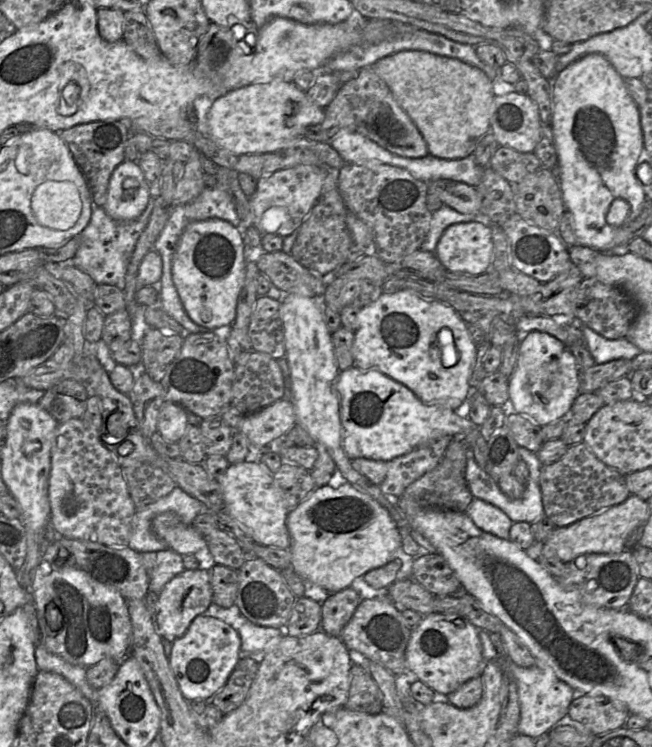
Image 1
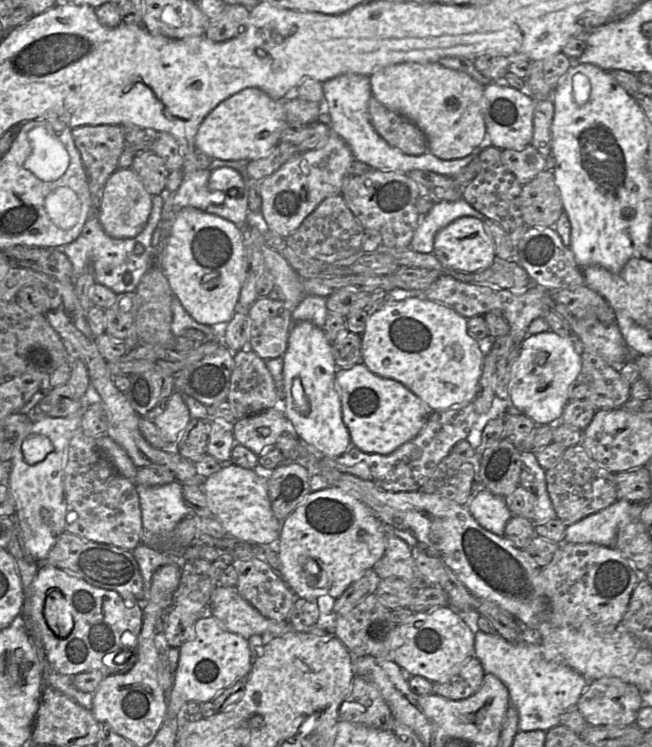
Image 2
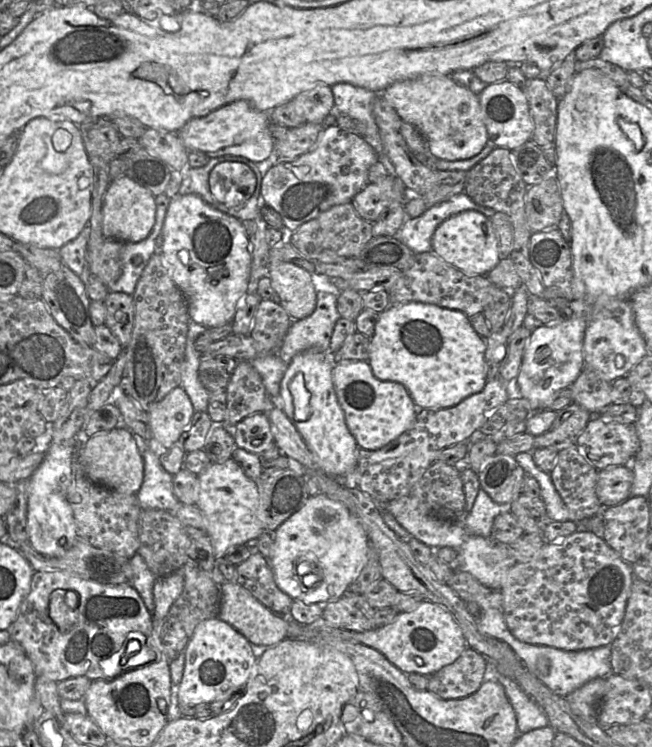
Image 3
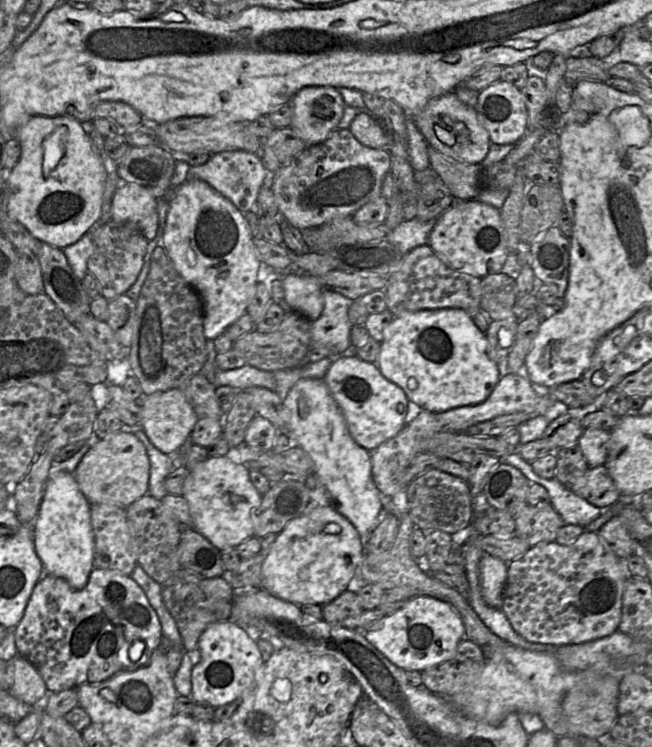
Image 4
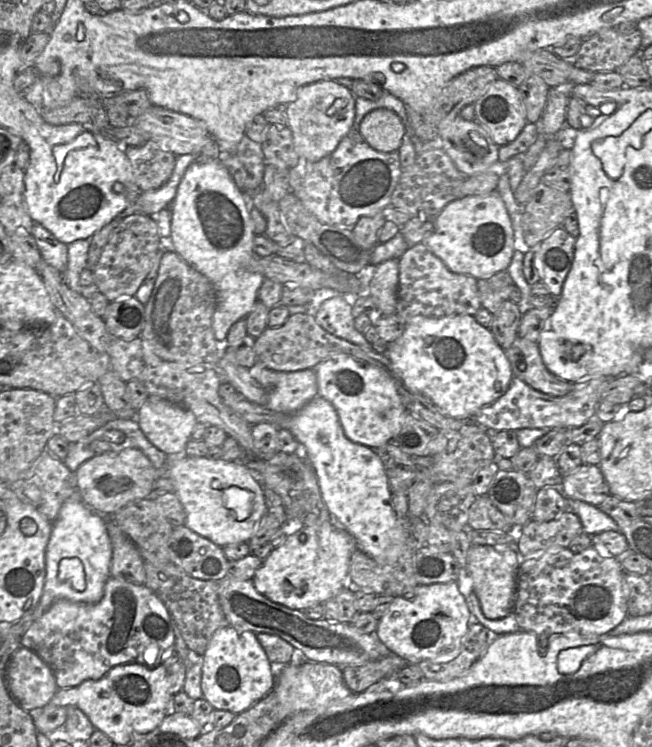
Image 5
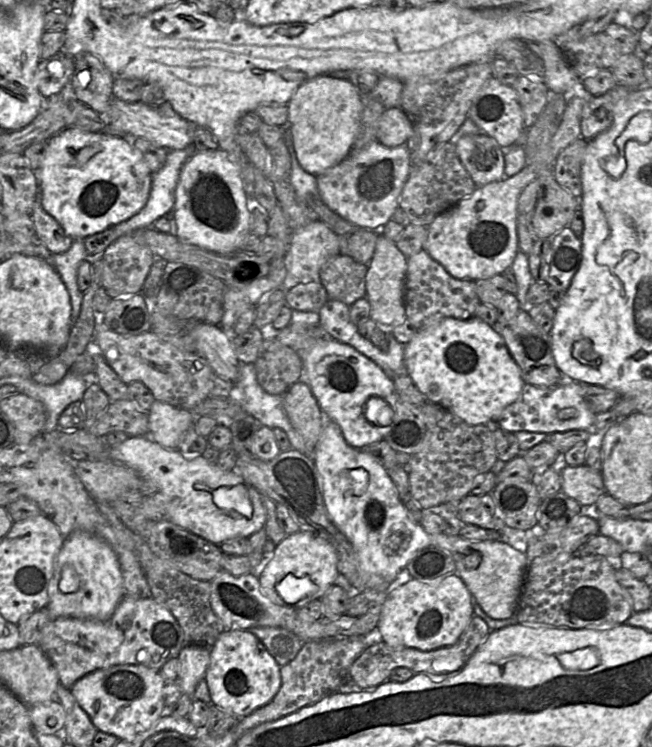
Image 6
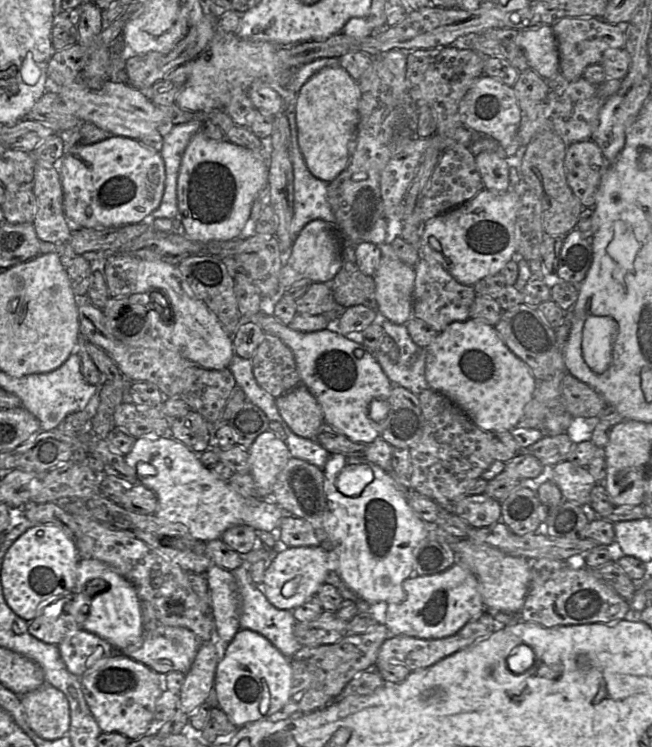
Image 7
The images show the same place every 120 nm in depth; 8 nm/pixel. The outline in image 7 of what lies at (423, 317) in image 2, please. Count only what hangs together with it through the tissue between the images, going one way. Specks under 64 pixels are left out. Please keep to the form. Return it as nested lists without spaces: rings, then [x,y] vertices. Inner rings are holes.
[[[474,318],[453,322],[424,349],[425,378],[430,389],[448,397],[486,432],[511,432],[518,426],[537,380],[528,365],[505,345],[494,326]]]

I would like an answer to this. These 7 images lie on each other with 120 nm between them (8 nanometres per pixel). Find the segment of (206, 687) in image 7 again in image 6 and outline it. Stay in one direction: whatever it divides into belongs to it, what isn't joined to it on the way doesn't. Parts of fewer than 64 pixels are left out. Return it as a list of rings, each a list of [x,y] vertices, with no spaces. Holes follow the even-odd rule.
[[[187,644],[179,653],[179,683],[183,693],[192,696],[197,684],[205,679],[210,663],[210,648],[202,645]]]

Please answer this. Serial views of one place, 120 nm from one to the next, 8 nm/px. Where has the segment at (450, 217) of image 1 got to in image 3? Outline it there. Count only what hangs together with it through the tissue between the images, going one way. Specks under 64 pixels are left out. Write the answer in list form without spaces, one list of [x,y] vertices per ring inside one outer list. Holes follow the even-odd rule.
[[[464,192],[454,195],[446,201],[435,204],[416,218],[406,218],[395,238],[404,243],[415,254],[432,251],[432,236],[436,228],[447,218],[466,210],[475,210],[486,217],[492,217],[496,211],[476,204]]]

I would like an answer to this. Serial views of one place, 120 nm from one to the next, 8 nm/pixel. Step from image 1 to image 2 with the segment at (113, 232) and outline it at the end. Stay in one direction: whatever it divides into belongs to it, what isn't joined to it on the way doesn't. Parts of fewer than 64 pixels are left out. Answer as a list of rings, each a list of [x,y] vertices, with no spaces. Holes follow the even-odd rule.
[[[162,195],[152,196],[152,209],[144,229],[133,238],[113,238],[105,233],[98,215],[91,214],[80,235],[63,247],[63,253],[68,257],[73,268],[74,280],[81,275],[87,264],[92,264],[95,271],[95,281],[114,291],[116,294],[136,290],[144,273],[157,260],[156,249],[152,247],[153,233],[161,220],[164,199]]]

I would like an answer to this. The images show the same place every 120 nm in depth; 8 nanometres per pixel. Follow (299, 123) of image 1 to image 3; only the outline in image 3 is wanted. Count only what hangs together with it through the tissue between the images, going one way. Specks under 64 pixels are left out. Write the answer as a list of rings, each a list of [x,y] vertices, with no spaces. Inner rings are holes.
[[[237,100],[210,112],[206,116],[189,120],[176,134],[188,151],[201,151],[209,157],[225,155],[242,156],[248,160],[261,163],[273,155],[275,139],[269,132],[269,112],[256,110],[246,100]]]

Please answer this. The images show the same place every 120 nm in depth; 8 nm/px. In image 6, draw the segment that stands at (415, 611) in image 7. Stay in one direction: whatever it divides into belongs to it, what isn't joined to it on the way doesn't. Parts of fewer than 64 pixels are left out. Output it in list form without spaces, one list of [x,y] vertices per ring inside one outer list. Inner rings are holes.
[[[457,573],[432,581],[412,578],[388,591],[377,627],[389,646],[430,651],[453,645],[459,640],[474,616],[473,607],[474,598]]]

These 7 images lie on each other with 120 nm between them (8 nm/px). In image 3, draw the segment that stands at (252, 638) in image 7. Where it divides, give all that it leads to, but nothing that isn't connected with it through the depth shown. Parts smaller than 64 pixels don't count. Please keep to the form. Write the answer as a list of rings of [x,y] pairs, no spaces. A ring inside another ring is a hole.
[[[218,617],[200,622],[185,648],[183,677],[178,686],[171,689],[168,721],[182,717],[181,704],[210,704],[223,697],[232,688],[245,686],[256,663],[251,643],[229,623]]]

